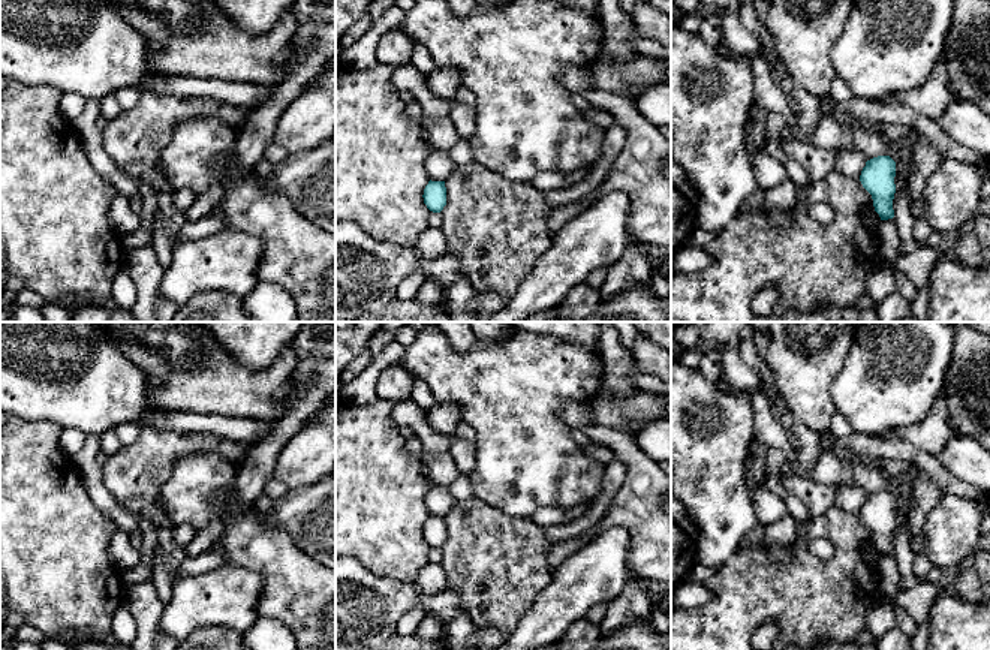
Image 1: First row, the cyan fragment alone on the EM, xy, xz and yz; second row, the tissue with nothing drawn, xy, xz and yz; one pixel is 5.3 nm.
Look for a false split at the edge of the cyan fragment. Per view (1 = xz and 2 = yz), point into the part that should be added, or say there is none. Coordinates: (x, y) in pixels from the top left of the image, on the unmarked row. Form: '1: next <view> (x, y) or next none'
1: next none
2: next none

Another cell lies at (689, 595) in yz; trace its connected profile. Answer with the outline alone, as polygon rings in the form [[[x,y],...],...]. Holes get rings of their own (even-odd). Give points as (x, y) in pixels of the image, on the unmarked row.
[[[684,581],[671,589],[671,598],[677,608],[698,608],[707,604],[713,595],[705,584]]]

